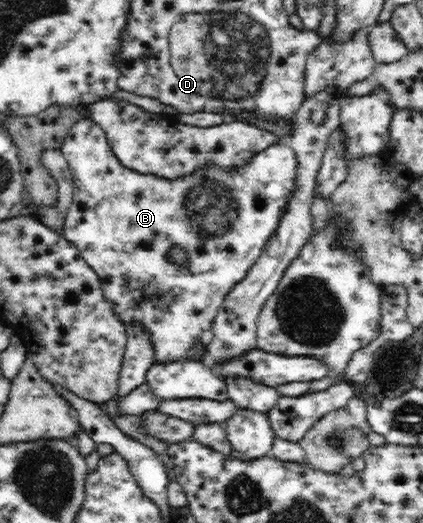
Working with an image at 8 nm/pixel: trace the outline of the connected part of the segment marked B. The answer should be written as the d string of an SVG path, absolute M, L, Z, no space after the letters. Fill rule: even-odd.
M87 116L76 121L60 150L68 161L75 186L73 203L65 216L63 234L79 249L82 258L99 275L103 292L115 305L119 319L125 324L132 320L146 324L155 343L155 361L190 359L195 340L199 340L201 334L209 332L225 296L235 284L245 278L247 270L260 258L267 239L277 228L283 206L289 204L287 200L293 194L297 172L297 160L293 150L285 144L279 144L269 147L266 152L255 154L249 158L247 164L236 169L222 168L217 164L203 164L195 172L167 179L136 172L124 166L114 154L104 130ZM202 178L215 178L233 188L235 198L239 202L239 218L233 230L223 238L201 240L195 244L193 240L197 238L193 238L193 234L189 232L181 202L185 192ZM173 244L187 250L191 260L189 267L179 268L165 261L168 248Z

